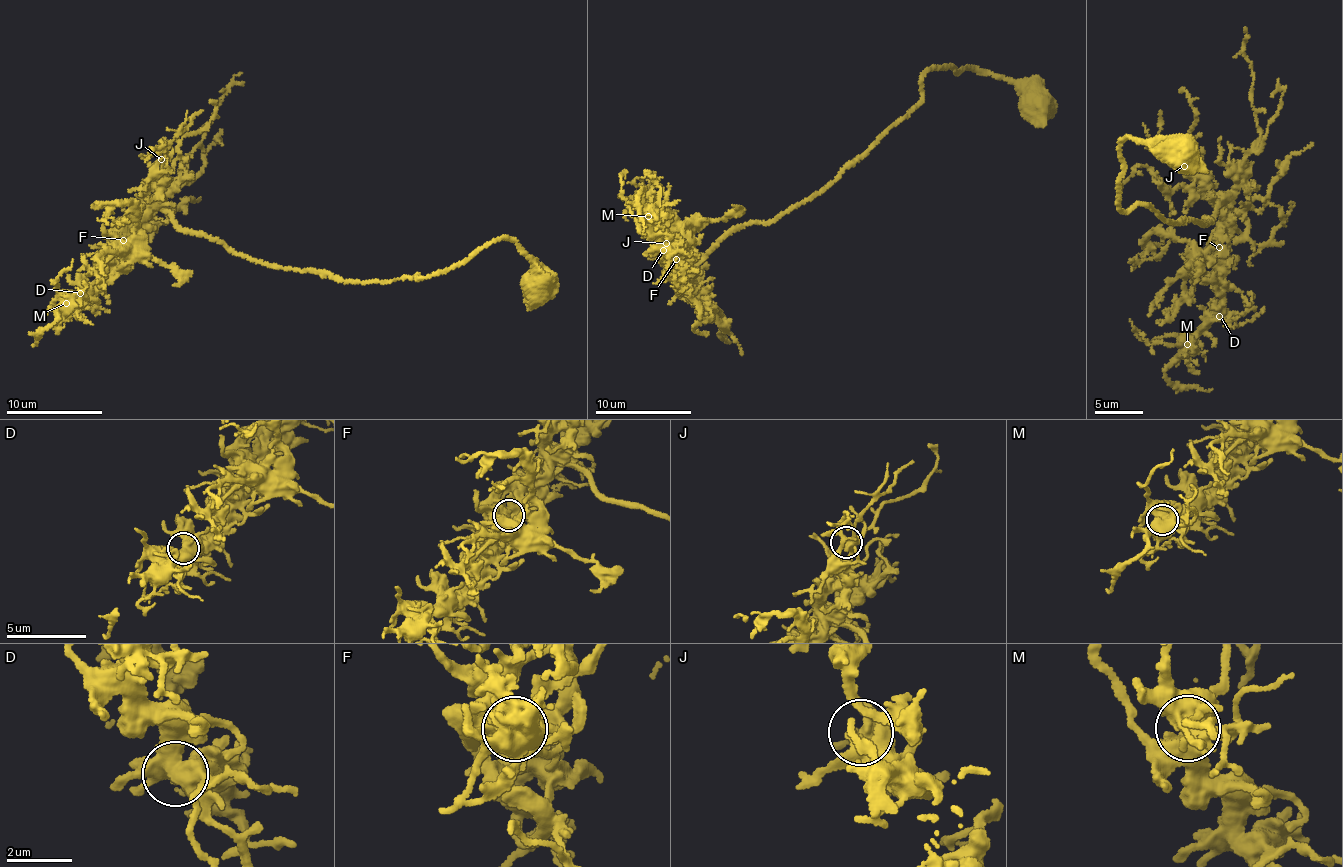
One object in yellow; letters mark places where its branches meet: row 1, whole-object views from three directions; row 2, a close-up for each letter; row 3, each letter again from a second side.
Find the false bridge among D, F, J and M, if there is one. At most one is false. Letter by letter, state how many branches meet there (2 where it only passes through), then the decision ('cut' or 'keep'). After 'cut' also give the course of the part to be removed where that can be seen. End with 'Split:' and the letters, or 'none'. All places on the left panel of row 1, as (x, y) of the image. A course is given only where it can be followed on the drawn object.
D: 5 | keep
F: 4 | keep
J: 4 | keep
M: 6 | keep
Split: none

